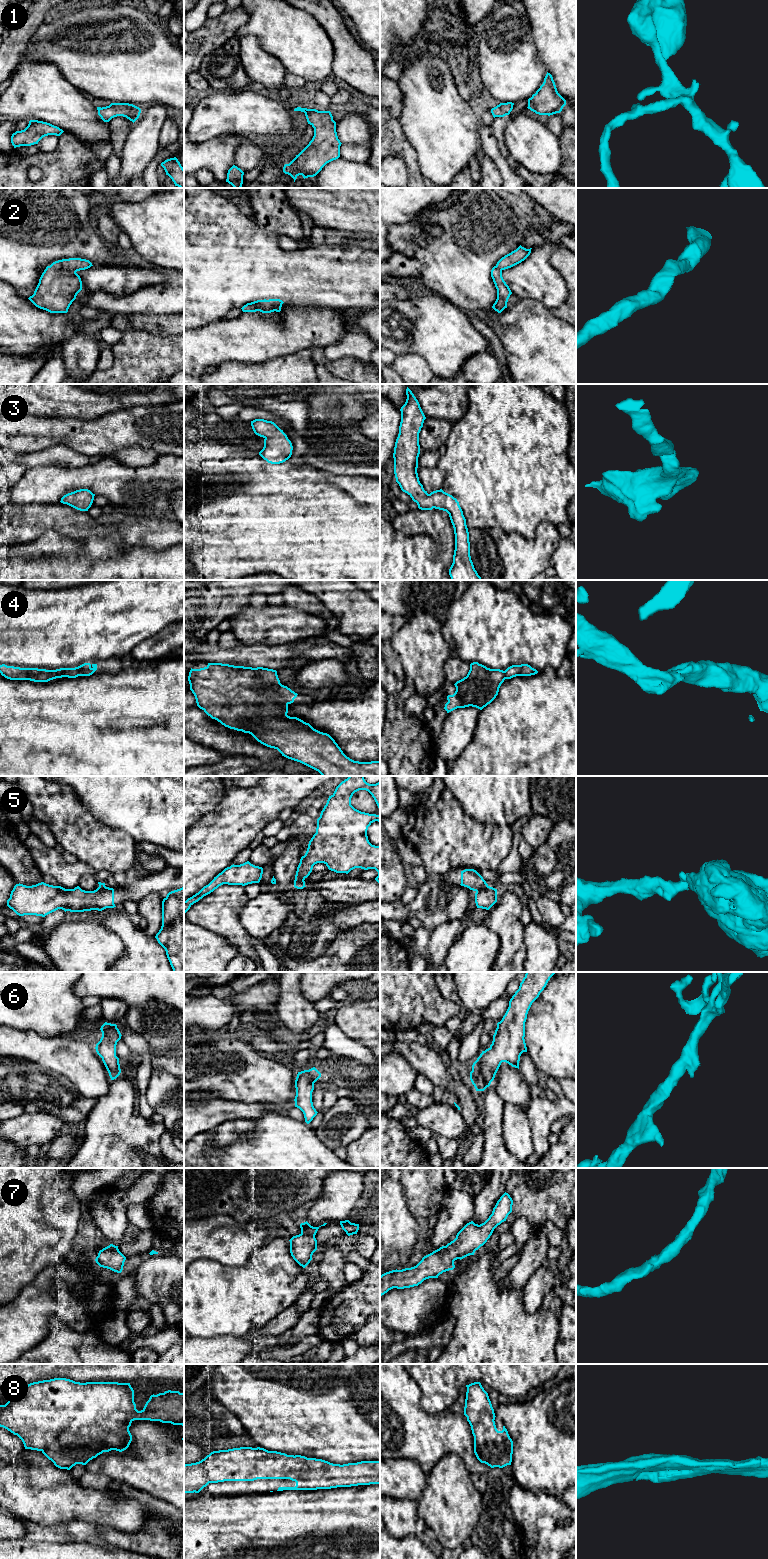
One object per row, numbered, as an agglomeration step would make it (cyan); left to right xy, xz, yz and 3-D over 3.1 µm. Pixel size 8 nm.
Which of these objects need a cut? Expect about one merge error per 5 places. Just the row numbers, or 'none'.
5

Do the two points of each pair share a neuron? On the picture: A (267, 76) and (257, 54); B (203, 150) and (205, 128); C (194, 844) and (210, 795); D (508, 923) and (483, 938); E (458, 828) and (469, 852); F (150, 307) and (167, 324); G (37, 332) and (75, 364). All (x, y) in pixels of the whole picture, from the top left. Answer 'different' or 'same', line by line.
A: same
B: different
C: different
D: different
E: same
F: different
G: different

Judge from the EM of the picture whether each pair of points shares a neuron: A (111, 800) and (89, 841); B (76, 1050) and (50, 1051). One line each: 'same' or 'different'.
A: different
B: same

